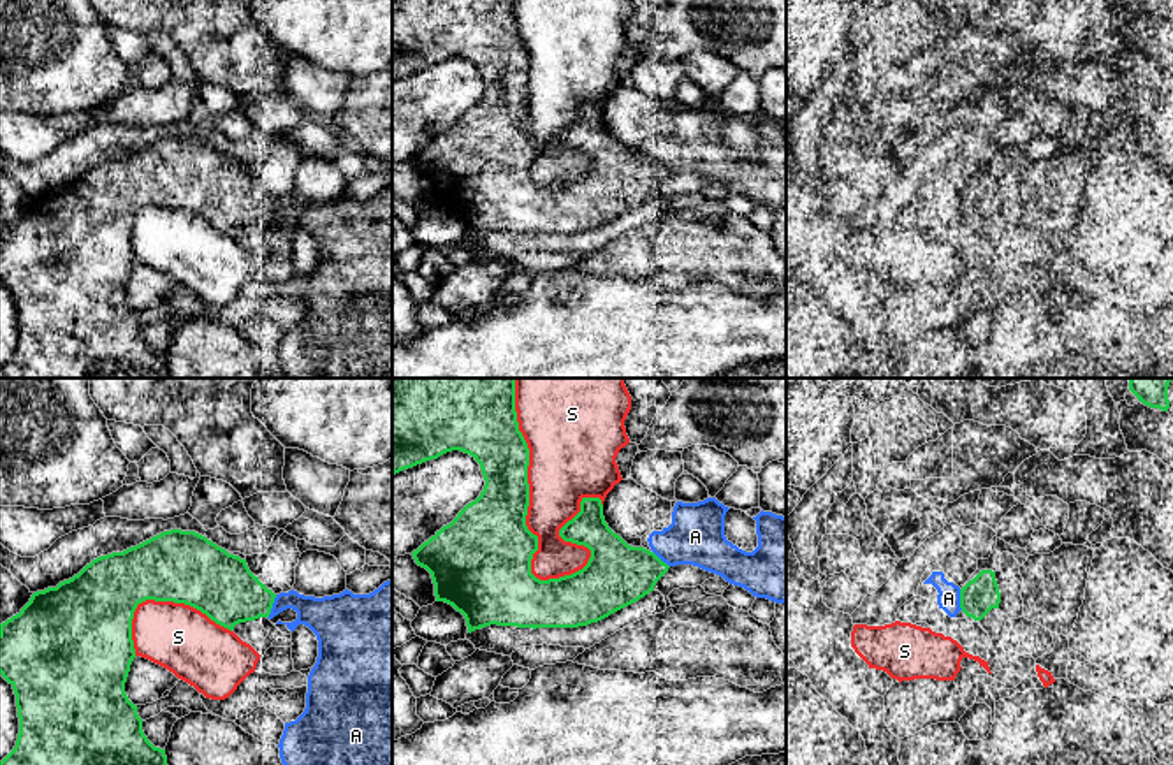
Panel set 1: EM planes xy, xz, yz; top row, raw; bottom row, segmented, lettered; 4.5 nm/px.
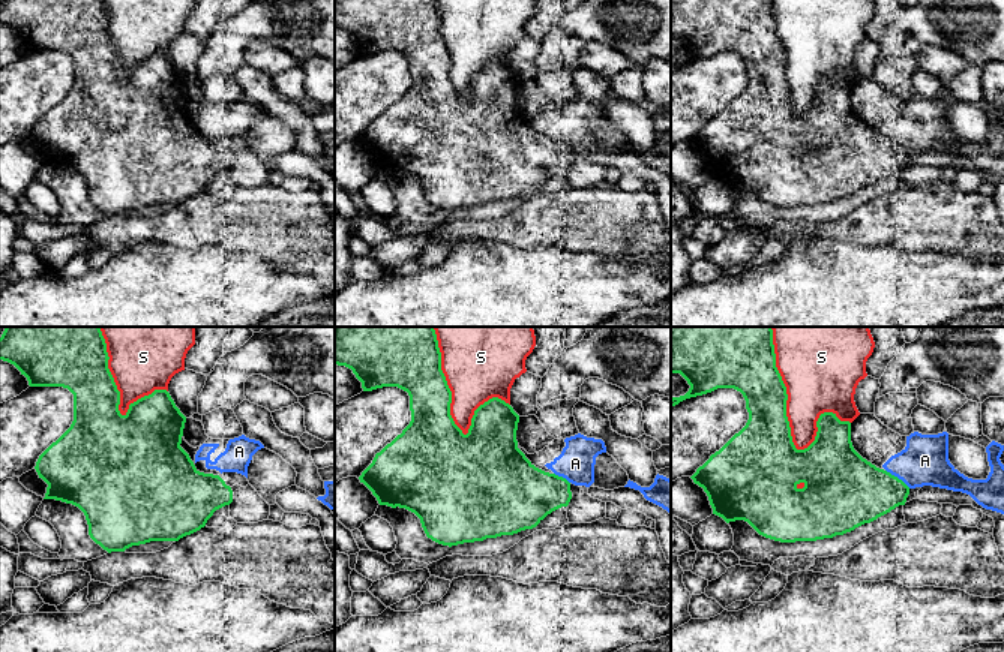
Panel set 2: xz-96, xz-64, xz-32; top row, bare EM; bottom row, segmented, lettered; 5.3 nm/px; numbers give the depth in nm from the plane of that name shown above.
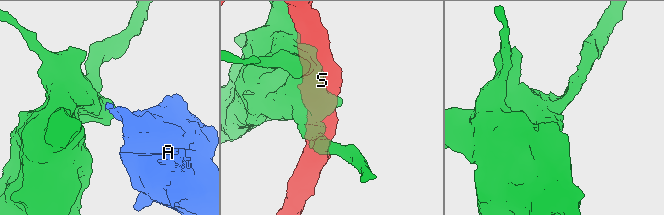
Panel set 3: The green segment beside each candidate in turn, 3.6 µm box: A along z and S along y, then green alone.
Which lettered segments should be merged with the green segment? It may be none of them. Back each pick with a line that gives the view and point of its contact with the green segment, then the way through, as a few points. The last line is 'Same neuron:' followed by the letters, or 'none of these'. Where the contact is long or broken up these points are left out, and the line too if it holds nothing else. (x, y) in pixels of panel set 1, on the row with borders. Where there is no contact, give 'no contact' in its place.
Same neuron: none of these

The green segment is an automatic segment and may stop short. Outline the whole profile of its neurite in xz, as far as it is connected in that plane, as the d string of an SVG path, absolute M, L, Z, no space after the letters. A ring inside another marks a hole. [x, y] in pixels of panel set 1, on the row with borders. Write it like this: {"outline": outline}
{"outline": "M392 378L392 475L452 450L470 454L480 464L484 491L412 556L431 573L436 601L464 616L468 633L491 624L587 626L654 591L668 572L654 552L628 545L608 528L600 498L582 498L580 512L559 529L559 536L587 547L587 565L549 580L531 573L538 536L526 526L529 448L519 431L515 378Z"}

